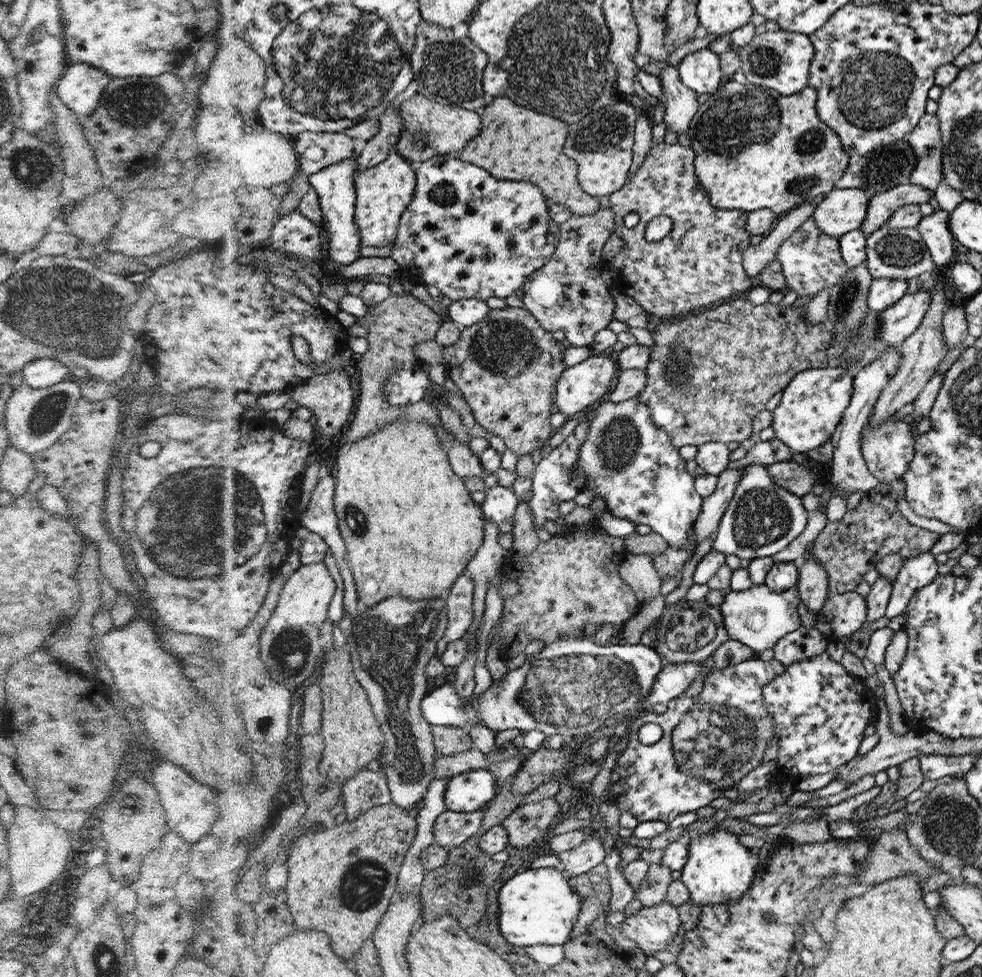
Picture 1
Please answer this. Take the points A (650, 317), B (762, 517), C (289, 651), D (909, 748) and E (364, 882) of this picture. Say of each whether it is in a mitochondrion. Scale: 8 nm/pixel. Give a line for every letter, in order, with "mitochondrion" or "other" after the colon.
A: other
B: mitochondrion
C: mitochondrion
D: other
E: mitochondrion

